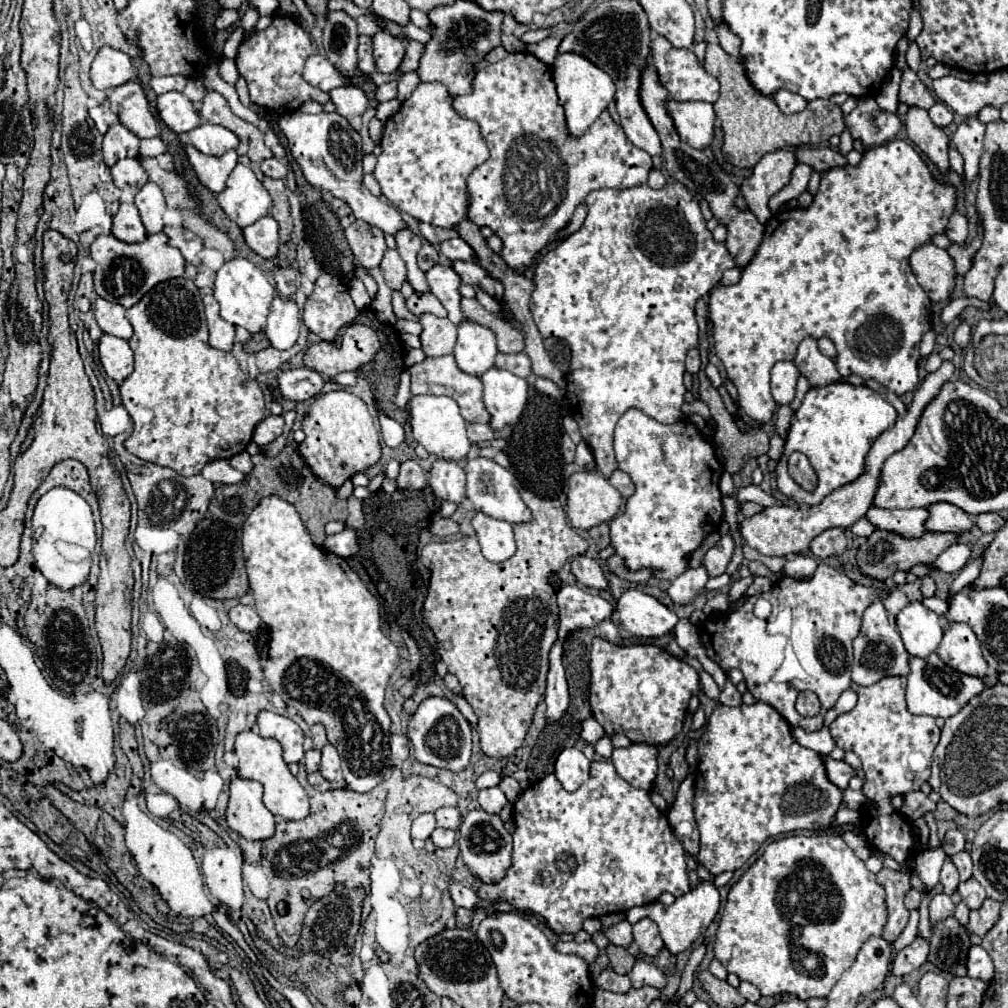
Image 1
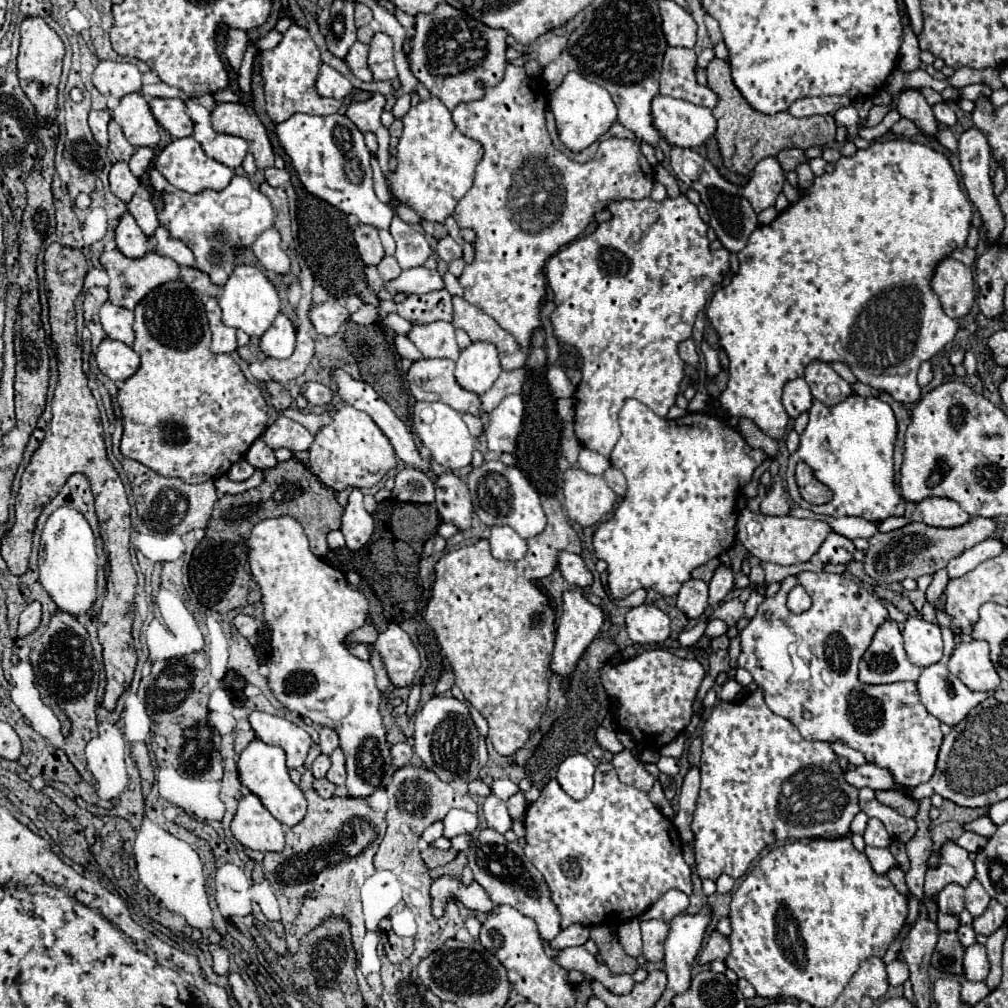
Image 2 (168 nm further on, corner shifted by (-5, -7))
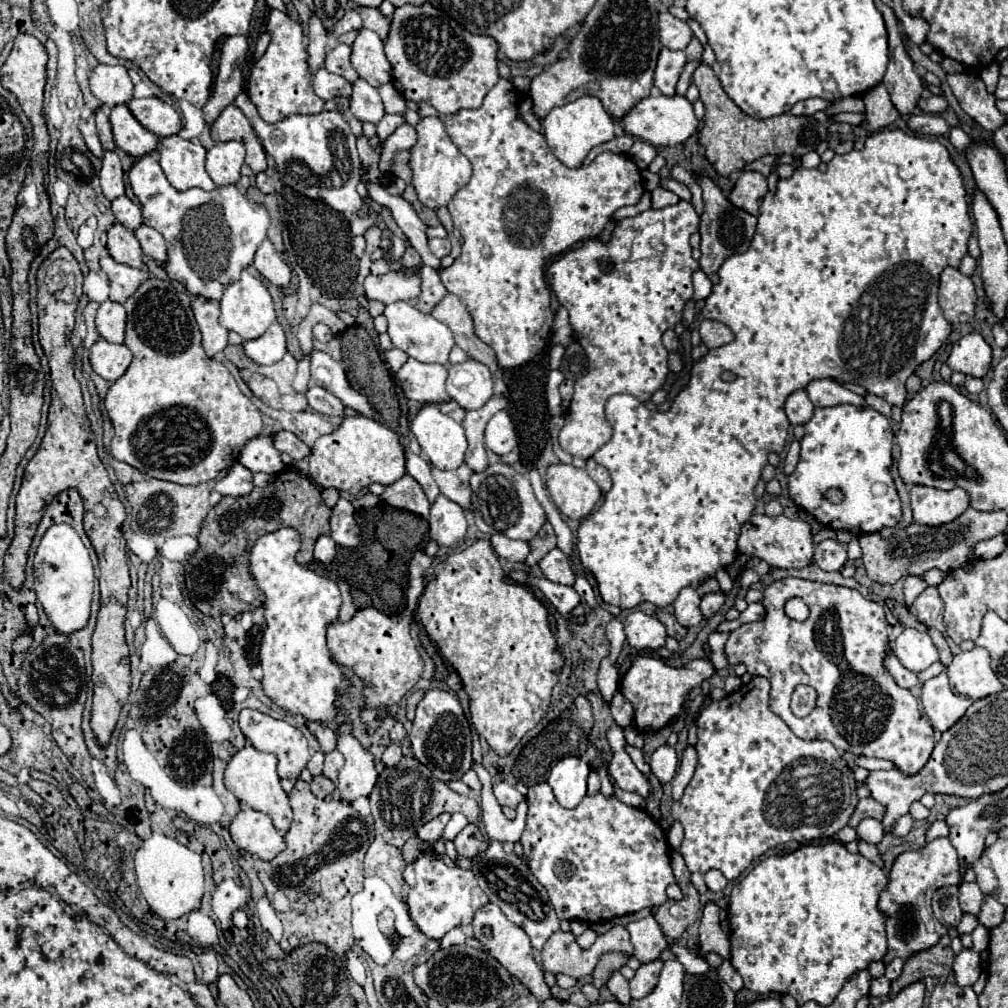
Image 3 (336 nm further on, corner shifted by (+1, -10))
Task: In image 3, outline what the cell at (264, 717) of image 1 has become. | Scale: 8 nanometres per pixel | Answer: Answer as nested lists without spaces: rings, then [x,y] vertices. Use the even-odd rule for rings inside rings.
[[[242,709],[240,711],[240,729],[242,729],[244,737],[252,743],[254,749],[266,751],[266,753],[272,753],[272,755],[278,757],[278,775],[282,779],[296,781],[300,777],[302,769],[306,767],[306,763],[310,759],[310,753],[308,753],[306,737],[296,727],[292,727],[286,721],[272,719],[270,715],[264,715],[264,713],[256,711],[256,709]]]

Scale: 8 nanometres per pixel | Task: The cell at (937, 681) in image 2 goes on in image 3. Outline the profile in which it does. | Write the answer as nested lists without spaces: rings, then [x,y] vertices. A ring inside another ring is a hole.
[[[940,673],[922,685],[922,705],[934,729],[950,729],[972,705],[970,699],[954,695],[948,685],[948,675]]]

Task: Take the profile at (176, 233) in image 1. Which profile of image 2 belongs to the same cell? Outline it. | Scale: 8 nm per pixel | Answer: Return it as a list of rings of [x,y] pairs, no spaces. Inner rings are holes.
[[[158,228],[156,230],[156,234],[154,234],[154,238],[156,238],[156,252],[158,254],[162,254],[162,256],[168,256],[168,258],[172,258],[172,260],[176,260],[180,266],[190,266],[190,268],[194,268],[196,266],[196,262],[194,262],[194,254],[192,254],[192,250],[182,242],[182,240],[178,240],[178,238],[174,238],[166,228]]]

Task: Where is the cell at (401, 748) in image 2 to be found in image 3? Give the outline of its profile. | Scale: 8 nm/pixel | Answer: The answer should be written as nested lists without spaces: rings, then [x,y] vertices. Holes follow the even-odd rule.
[[[392,743],[390,747],[386,747],[386,751],[384,751],[384,755],[382,755],[382,761],[384,761],[384,765],[386,765],[386,767],[396,765],[400,759],[402,759],[400,743]]]

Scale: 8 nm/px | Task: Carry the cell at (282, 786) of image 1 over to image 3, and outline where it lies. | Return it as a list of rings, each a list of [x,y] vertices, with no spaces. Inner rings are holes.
[[[252,745],[242,747],[230,759],[230,763],[228,763],[226,771],[224,771],[224,783],[238,797],[240,803],[252,807],[254,811],[262,811],[262,813],[270,815],[272,821],[274,821],[274,827],[280,833],[286,833],[290,829],[292,809],[290,809],[290,803],[288,803],[288,795],[280,787],[280,777],[276,773],[276,757],[274,755],[256,751]]]

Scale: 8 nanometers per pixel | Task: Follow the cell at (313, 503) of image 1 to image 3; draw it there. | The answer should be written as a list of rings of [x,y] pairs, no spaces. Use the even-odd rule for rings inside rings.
[[[282,471],[268,487],[254,487],[246,497],[222,497],[222,501],[206,515],[198,535],[200,547],[186,565],[186,591],[190,601],[208,617],[234,617],[258,609],[264,603],[264,593],[258,589],[248,569],[250,549],[258,537],[282,527],[296,529],[302,537],[296,563],[306,565],[312,561],[316,539],[330,533],[330,515],[332,511],[324,505],[320,489],[298,471]]]

